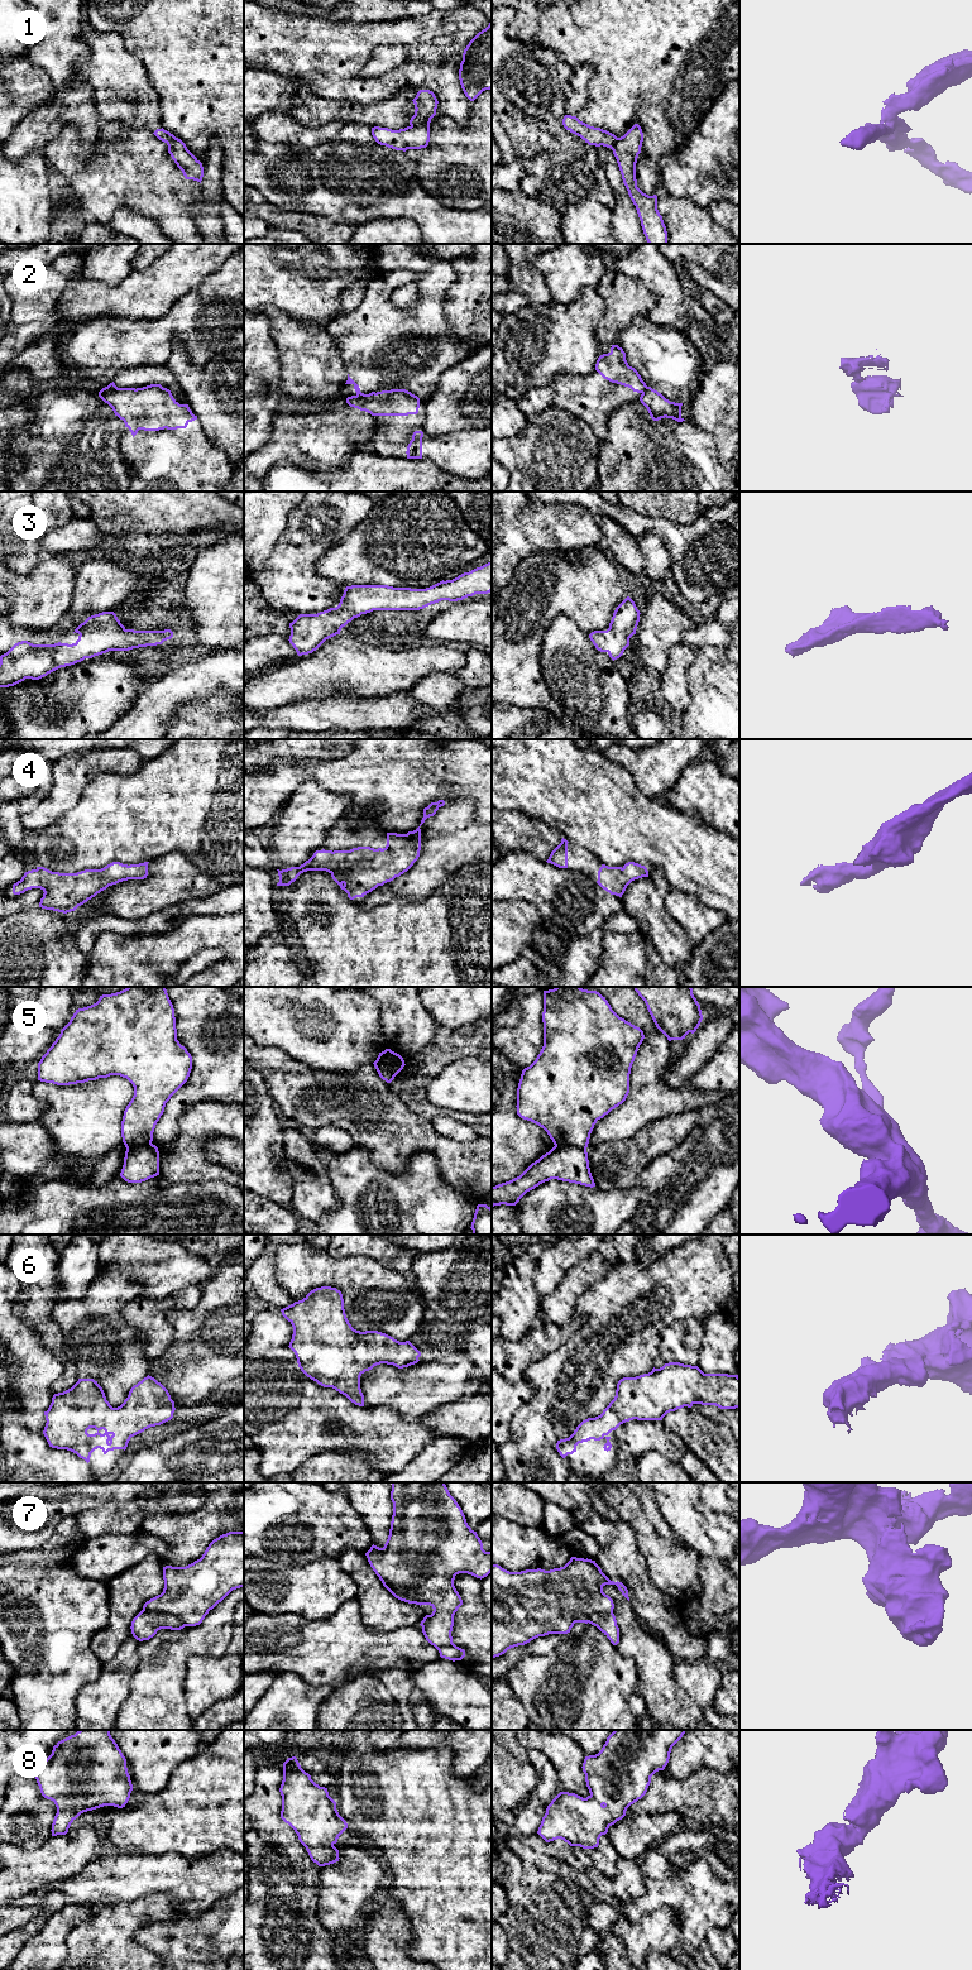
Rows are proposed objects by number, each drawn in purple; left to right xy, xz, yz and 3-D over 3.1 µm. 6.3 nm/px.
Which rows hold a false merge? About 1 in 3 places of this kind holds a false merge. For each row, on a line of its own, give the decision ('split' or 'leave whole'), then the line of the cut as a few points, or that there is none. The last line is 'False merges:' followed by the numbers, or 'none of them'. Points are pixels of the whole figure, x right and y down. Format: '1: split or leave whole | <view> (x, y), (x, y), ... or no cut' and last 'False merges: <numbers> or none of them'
1: split | xz (430, 119), (411, 126)
2: split | xz (365, 394), (357, 396)
3: leave whole | no cut
4: leave whole | no cut
5: split | yz (555, 1145), (571, 1145), (585, 1150)
6: leave whole | no cut
7: split | xz (382, 1581), (389, 1585), (412, 1585), (412, 1599), (416, 1602)
8: leave whole | no cut
False merges: 1, 2, 5, 7

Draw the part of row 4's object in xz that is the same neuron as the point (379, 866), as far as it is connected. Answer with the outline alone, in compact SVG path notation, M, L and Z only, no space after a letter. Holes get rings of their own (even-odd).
M444 800L431 802L423 809L420 826L445 805ZM420 826L407 834L387 833L387 845L382 849L358 847L350 850L316 850L300 867L277 869L277 886L289 886L307 871L326 871L332 879L348 893L350 900L364 897L367 893L393 881L407 872L420 857Z

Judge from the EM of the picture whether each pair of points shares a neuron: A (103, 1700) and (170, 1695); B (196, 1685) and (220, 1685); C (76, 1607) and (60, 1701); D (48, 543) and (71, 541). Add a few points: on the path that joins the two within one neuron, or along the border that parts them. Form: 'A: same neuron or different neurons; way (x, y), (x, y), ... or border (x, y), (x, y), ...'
A: different neurons; border (135, 1671), (132, 1677), (129, 1695), (116, 1716)
B: same neuron; way (202, 1685), (214, 1685)
C: same neuron; way (76, 1631), (76, 1681)
D: same neuron; way (53, 541), (66, 541)

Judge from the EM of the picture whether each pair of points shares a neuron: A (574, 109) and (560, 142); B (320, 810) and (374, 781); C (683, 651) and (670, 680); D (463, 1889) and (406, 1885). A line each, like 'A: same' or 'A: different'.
A: different
B: different
C: same
D: same

